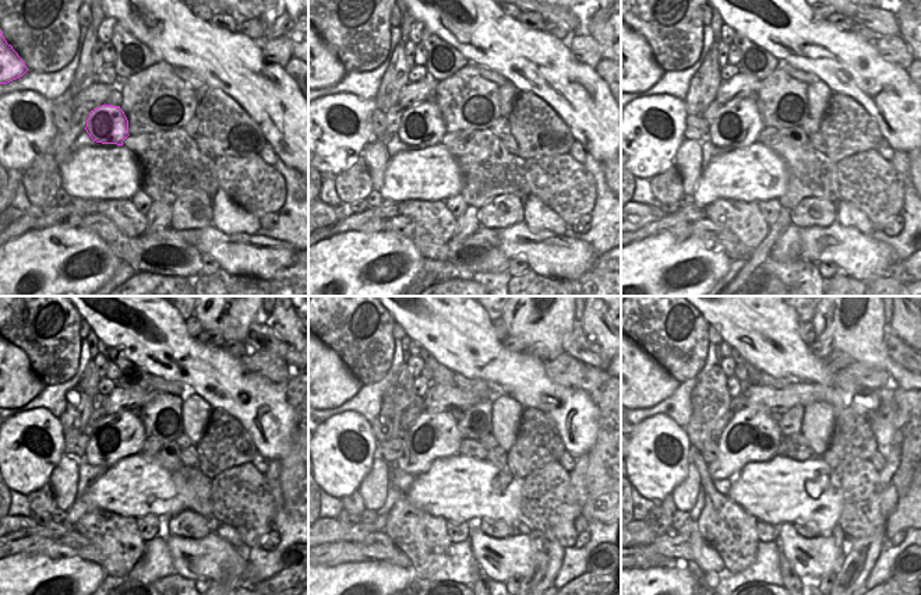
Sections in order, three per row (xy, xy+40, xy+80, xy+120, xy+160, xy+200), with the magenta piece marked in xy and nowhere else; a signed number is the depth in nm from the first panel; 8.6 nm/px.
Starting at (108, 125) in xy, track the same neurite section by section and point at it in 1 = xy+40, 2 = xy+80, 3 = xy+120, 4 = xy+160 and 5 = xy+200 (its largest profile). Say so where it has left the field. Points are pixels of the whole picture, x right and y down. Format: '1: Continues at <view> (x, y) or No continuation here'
1: Continues at xy+40 (423, 125)
2: Continues at xy+80 (738, 123)
3: Continues at xy+120 (116, 436)
4: Continues at xy+160 (431, 436)
5: Continues at xy+200 (752, 435).

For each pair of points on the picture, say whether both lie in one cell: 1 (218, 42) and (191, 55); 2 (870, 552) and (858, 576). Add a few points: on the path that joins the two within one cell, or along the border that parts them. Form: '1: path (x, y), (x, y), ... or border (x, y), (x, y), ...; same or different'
1: path (211, 49), (198, 49); same
2: path (864, 557), (860, 562), (858, 570); same

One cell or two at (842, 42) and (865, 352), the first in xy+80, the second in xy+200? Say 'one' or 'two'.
two

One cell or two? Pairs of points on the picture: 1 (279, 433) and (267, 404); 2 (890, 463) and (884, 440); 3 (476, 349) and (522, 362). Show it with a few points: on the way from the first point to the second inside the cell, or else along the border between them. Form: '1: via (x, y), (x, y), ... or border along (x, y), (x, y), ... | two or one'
1: via (272, 426), (268, 411) | one
2: border along (897, 442), (885, 458) | two
3: via (487, 359), (491, 362), (511, 362) | one

